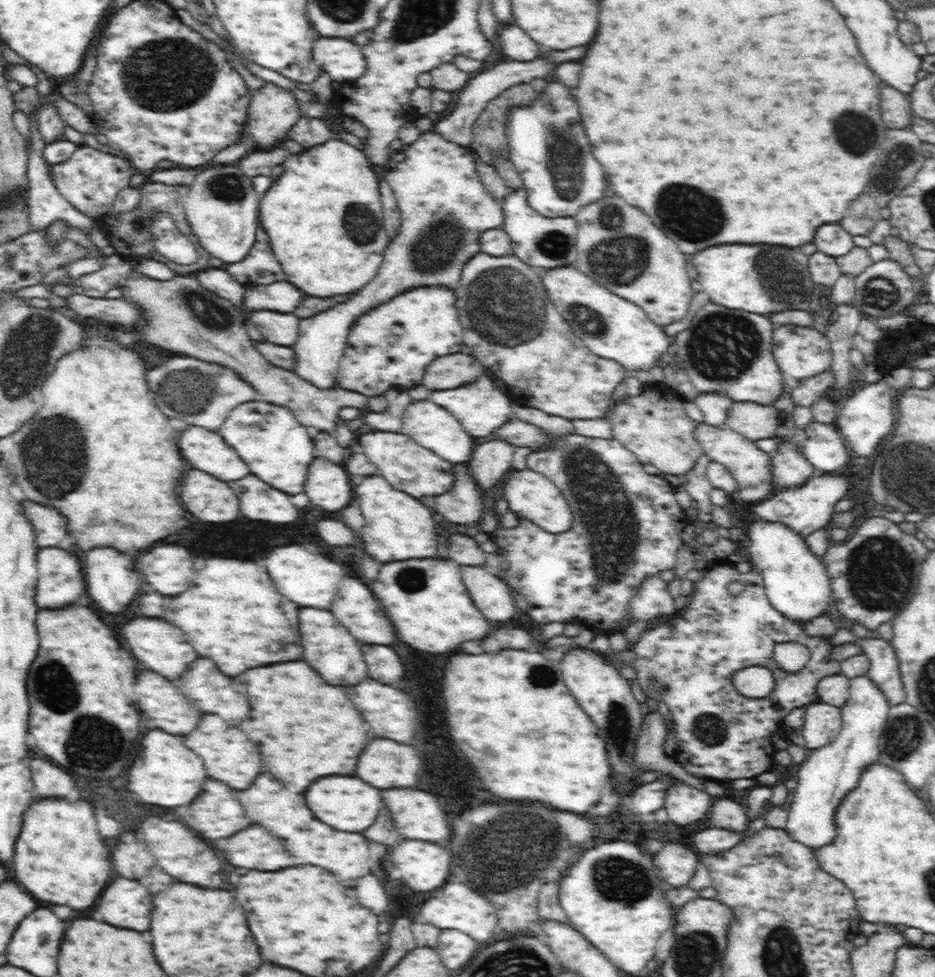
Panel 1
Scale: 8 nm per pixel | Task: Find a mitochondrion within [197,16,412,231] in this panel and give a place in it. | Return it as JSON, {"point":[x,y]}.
{"point":[230,187]}

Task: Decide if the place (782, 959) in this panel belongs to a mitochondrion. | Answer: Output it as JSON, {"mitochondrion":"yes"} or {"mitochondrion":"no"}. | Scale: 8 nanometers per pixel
{"mitochondrion":"yes"}

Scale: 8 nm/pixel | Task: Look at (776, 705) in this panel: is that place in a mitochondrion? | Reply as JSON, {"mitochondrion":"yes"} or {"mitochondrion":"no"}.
{"mitochondrion":"no"}

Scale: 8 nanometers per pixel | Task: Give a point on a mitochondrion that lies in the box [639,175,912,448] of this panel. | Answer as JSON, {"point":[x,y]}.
{"point":[721,347]}

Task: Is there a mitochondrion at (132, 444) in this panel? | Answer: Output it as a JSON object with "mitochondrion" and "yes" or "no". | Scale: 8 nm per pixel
{"mitochondrion":"no"}

